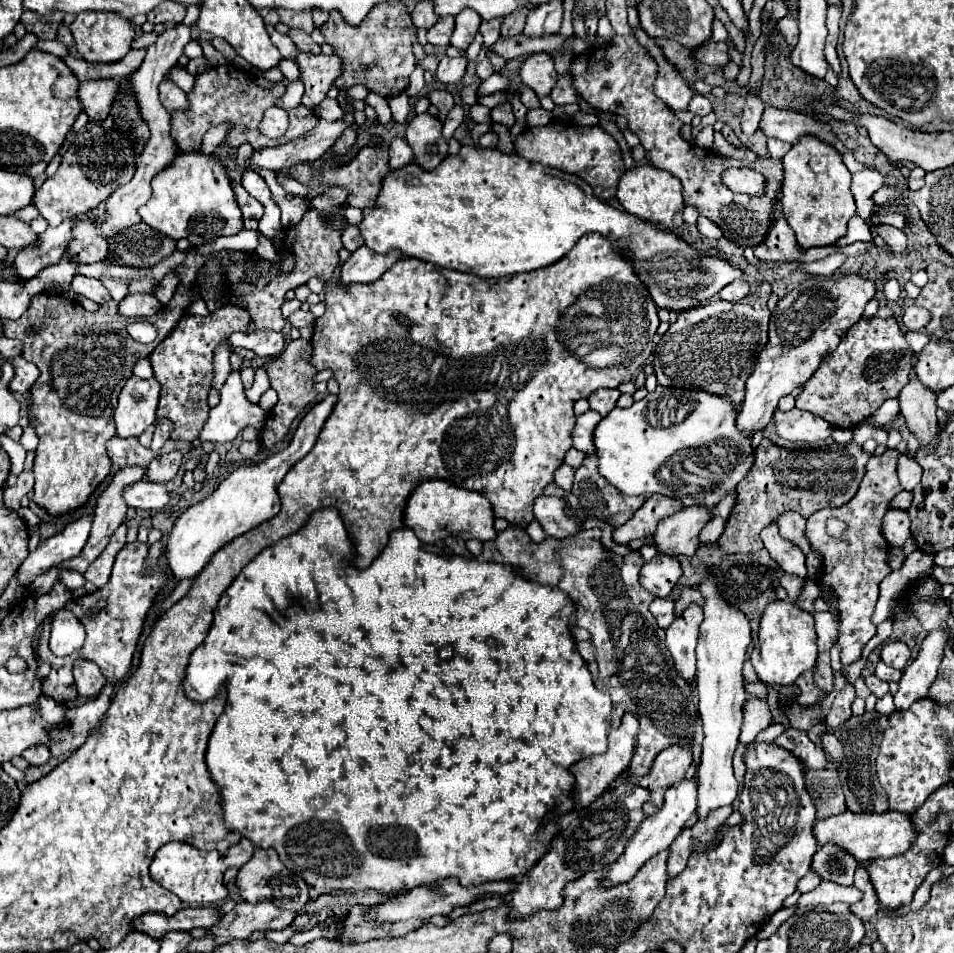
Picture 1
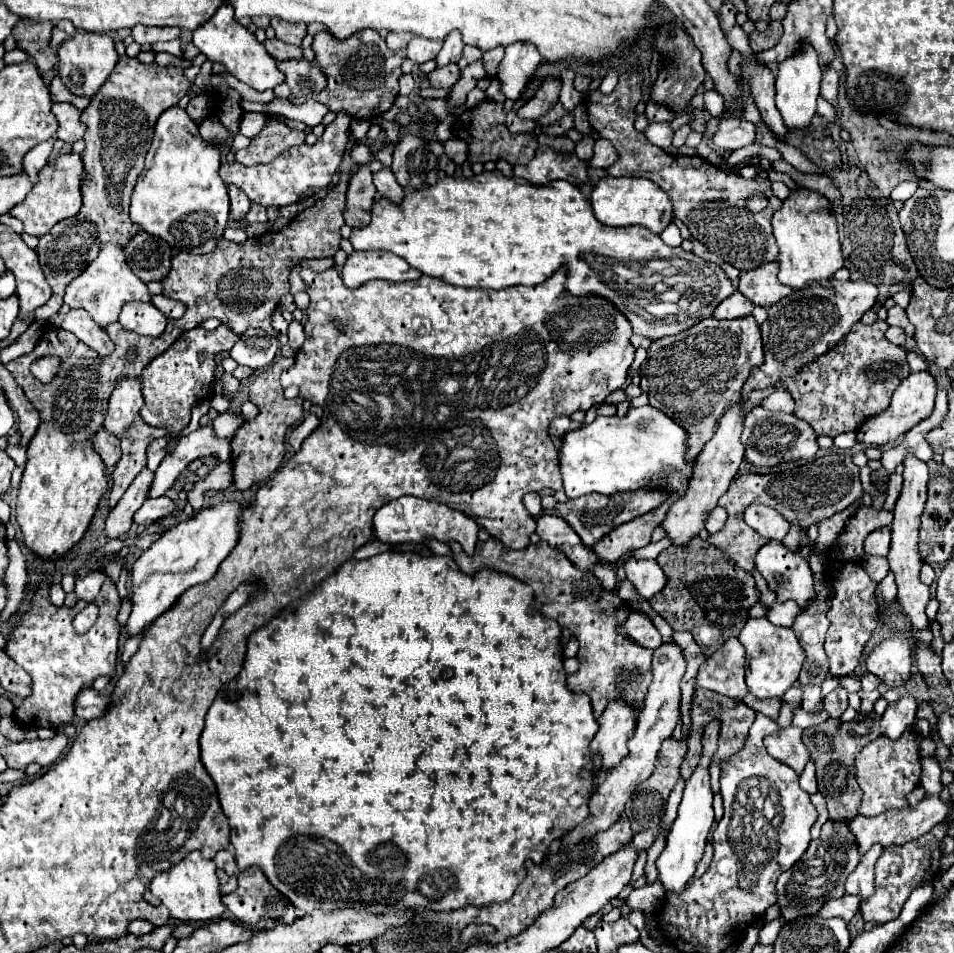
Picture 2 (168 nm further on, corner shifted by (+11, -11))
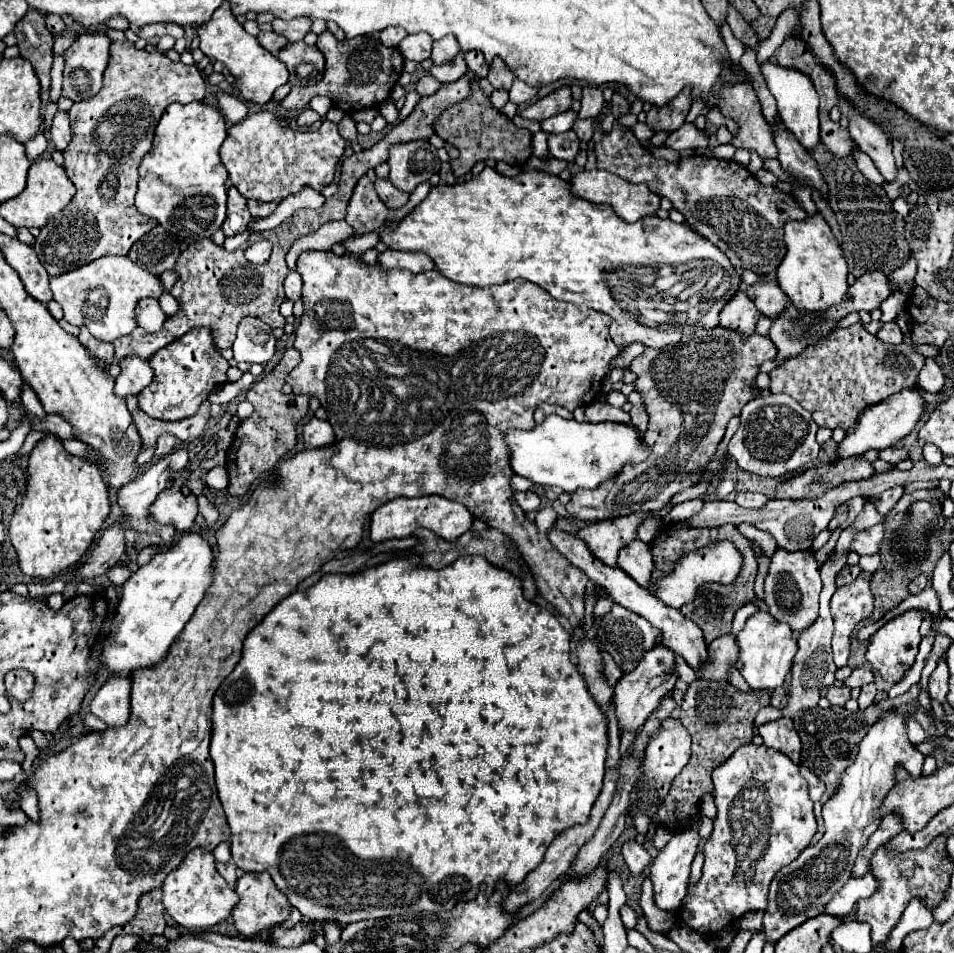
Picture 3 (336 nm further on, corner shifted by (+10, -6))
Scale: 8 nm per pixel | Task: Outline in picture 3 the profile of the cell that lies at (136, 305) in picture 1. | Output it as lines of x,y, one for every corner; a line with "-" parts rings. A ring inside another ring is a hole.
143,298
137,304
137,322
141,328
145,328
147,332
157,332
161,330
163,322
165,322
165,314
159,306
159,302
155,298

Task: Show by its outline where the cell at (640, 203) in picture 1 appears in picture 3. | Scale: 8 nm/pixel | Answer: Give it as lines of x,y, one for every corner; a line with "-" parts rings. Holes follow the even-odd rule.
583,170
583,172
577,172
569,178
569,184
571,184
571,194
579,196
579,198
585,198
593,204
609,204
613,206
613,210
627,222
635,222
643,216
649,216
649,214
655,214
659,210
659,196
657,194
651,194
651,190
645,186
645,184
631,184
631,182
625,182
623,178
617,178
615,174
609,174
605,170

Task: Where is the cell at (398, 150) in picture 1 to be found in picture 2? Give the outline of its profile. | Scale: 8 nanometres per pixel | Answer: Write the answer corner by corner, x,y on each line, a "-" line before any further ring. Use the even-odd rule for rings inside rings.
382,167
378,173
374,173
374,185
378,189
380,197
386,197
390,201
400,201
404,197
404,187
396,181
396,175
390,167

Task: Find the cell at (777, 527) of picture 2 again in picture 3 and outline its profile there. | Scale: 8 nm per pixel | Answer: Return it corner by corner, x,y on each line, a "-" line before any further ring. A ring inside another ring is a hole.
747,490
747,492
737,492
735,502
743,508
761,508
761,506
765,506
767,498
763,494
755,494
755,492

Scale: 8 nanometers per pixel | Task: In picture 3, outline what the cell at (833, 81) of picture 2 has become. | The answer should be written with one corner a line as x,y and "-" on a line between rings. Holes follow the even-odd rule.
841,100
839,106
841,106
841,112
849,116
849,132
853,134
853,140
857,142
861,152
865,152
873,160
875,168
883,174
887,182
895,182
897,164
893,158
893,146
885,130
873,124
869,118
857,114
857,110
849,106
849,102

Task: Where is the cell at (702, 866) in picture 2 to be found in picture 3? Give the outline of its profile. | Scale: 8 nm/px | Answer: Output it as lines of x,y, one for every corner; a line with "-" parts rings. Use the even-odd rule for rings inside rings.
699,852
699,854
695,854
695,860
693,860
693,864
691,864
691,878
689,878
689,888
691,888
691,886
695,886
695,884
699,882
699,878
701,878
701,866
703,866
703,854

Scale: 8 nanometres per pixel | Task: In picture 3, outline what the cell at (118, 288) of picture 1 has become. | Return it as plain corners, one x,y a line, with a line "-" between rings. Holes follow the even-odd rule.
105,256
85,264
83,268
59,274
51,278
53,298
61,304
65,320
77,328
85,326
93,338
101,342
113,342
137,328
135,306
141,298
159,298
165,288
159,276
141,270
127,256

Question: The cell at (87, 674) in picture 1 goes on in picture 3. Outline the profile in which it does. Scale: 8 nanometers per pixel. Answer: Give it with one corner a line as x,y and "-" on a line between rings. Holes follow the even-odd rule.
109,678
91,700
91,712
109,726
125,726
131,714
129,682
125,678

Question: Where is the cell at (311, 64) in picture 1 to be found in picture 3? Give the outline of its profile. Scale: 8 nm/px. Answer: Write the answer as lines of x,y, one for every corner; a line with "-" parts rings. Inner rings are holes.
293,42
293,44
287,44
277,56
289,70
289,84
291,86
311,86
323,76
325,58
317,46
307,46
305,42
-
303,62
313,66
313,72
309,76
297,74
297,66

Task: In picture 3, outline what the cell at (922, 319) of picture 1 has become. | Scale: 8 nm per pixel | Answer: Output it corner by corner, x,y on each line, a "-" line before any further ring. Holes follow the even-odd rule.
887,322
887,324
883,324
883,326
879,328
879,332
877,332
877,338
879,338
881,342
887,342
887,344
901,344
901,342
903,342
903,334
901,334
897,322

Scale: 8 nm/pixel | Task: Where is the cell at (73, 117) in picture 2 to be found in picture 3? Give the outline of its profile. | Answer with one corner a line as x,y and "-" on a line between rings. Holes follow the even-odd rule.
57,112
53,118
51,126
51,142
55,150
65,150
65,146
71,142
71,126
69,126
69,116
65,112

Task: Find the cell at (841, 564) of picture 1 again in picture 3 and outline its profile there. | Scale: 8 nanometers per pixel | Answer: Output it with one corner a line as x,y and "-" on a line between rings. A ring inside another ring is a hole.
861,572
855,582
837,588
831,598
831,616
835,620
833,630
833,660
837,668
847,666
849,644
861,622
873,612
873,594
869,590
871,574

